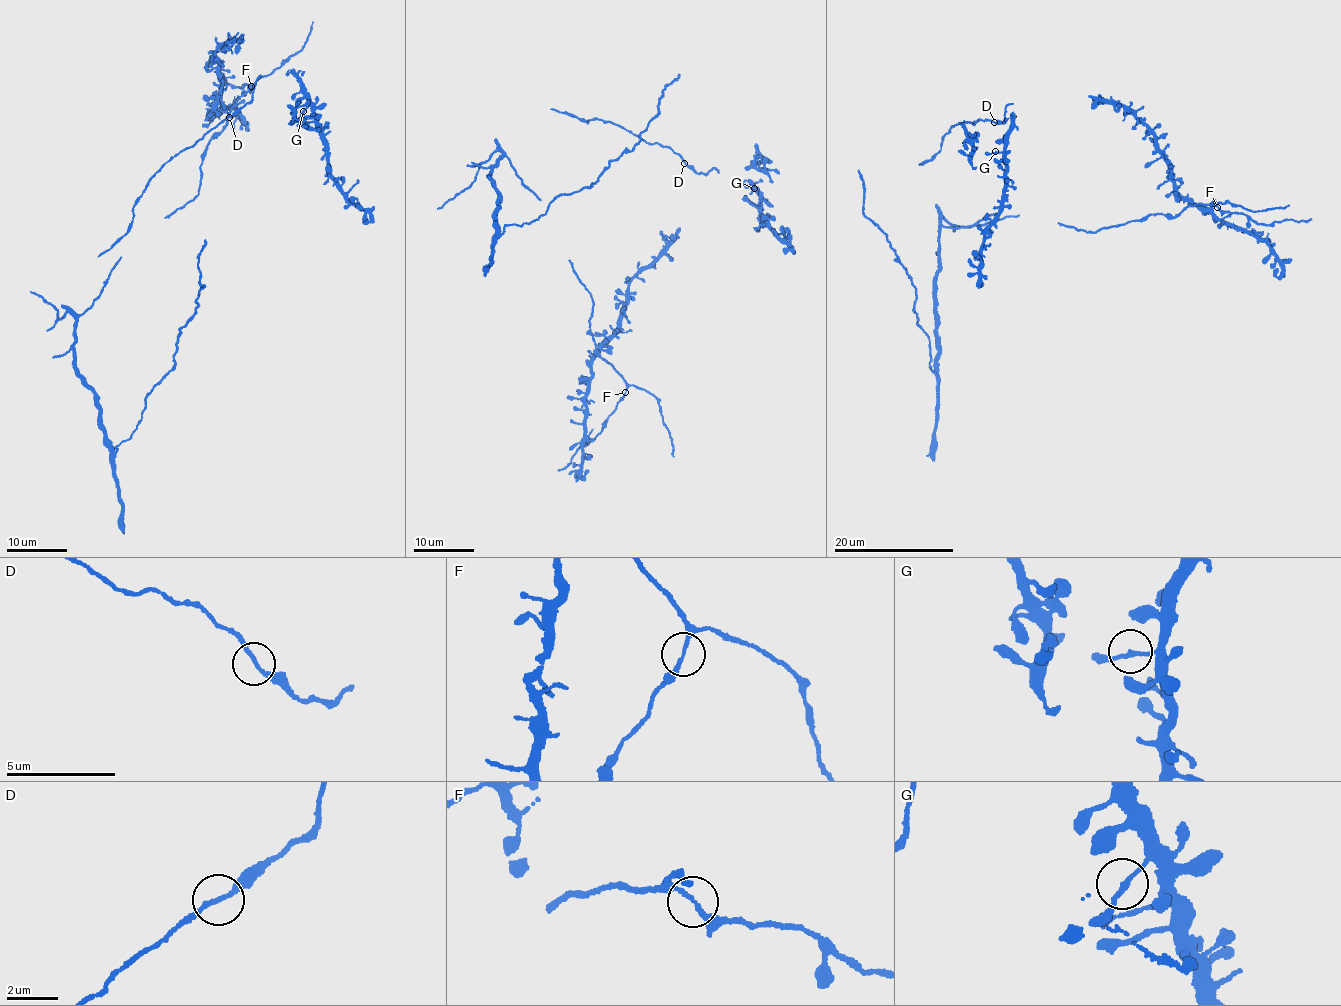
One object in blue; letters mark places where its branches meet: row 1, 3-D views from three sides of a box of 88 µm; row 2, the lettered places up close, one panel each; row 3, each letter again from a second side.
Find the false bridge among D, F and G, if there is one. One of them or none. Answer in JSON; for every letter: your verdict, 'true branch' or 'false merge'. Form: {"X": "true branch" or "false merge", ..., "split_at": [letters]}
{"D": "true branch", "F": "true branch", "G": "true branch", "split_at": []}

